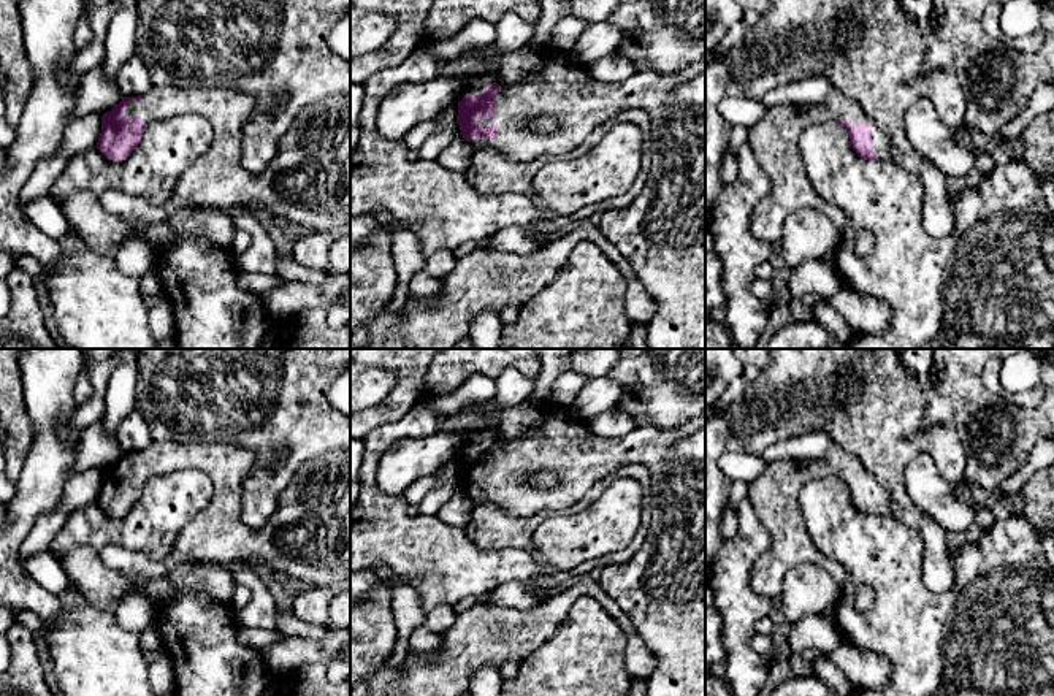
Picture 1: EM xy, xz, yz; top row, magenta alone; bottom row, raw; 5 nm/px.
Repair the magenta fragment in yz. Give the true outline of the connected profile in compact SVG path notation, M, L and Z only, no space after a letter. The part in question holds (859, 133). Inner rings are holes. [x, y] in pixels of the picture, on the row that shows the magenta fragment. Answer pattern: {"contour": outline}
{"contour": "M834 87L823 101L804 106L777 106L767 109L766 116L751 128L748 128L748 140L747 140L754 155L758 157L759 165L764 168L772 182L770 192L758 203L758 206L751 214L751 230L754 236L758 236L759 239L767 241L773 246L780 243L781 227L785 224L785 219L791 212L802 208L815 208L824 212L837 228L838 235L842 235L842 231L845 230L846 227L845 212L838 206L827 203L816 192L816 189L807 178L807 171L800 155L799 141L802 133L808 127L826 122L837 122L846 128L854 152L861 159L891 160L889 138L880 130L875 120L861 108L857 101L850 98L837 87Z"}

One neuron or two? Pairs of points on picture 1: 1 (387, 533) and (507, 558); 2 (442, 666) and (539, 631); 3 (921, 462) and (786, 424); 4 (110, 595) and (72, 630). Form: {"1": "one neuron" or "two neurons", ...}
{"1": "one neuron", "2": "one neuron", "3": "two neurons", "4": "two neurons"}

